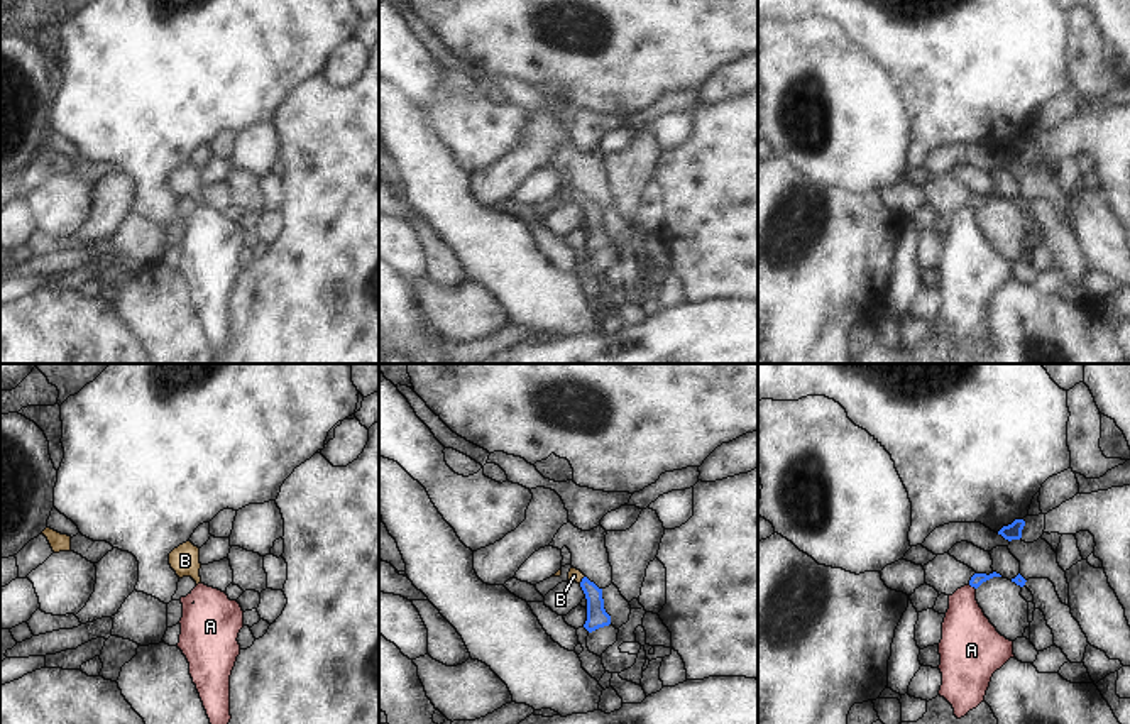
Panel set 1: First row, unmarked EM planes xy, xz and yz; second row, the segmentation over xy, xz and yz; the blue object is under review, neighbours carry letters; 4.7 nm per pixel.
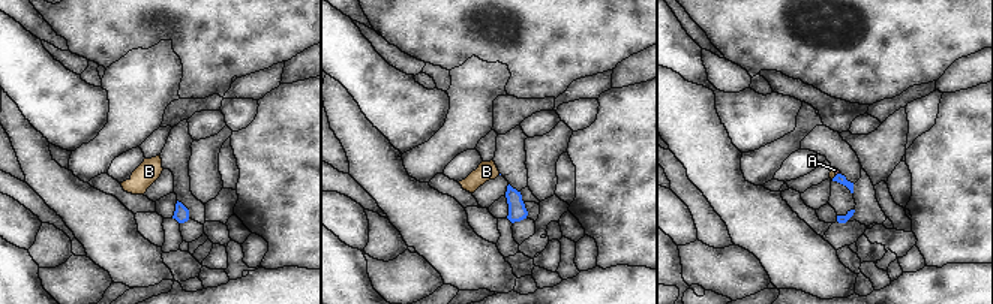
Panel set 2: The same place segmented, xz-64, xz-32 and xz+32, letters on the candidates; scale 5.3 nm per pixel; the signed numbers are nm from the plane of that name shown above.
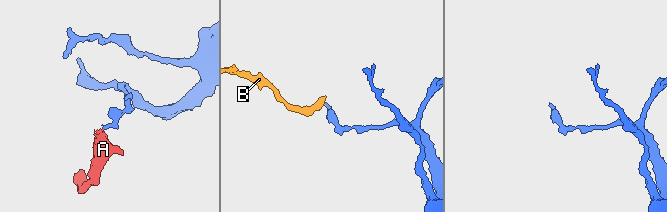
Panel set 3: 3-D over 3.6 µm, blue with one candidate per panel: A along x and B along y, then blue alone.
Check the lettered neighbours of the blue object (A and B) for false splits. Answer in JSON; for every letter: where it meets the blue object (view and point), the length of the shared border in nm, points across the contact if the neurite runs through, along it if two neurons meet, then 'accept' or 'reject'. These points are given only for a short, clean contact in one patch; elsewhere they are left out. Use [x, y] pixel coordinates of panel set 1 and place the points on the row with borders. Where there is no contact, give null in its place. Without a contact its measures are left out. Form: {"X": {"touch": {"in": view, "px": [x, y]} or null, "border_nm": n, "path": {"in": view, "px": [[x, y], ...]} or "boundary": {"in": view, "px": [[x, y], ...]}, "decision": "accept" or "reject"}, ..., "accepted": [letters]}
{"A": {"touch": {"in": "yz", "px": [971, 586]}, "border_nm": 50, "boundary": {"in": "yz", "px": [[968, 584], [975, 589]]}, "decision": "reject"}, "B": {"touch": {"in": "xz", "px": [582, 579]}, "border_nm": 50, "path": {"in": "xz", "px": [[597, 618], [594, 594], [582, 579], [574, 575]]}, "decision": "accept"}, "accepted": ["B"]}

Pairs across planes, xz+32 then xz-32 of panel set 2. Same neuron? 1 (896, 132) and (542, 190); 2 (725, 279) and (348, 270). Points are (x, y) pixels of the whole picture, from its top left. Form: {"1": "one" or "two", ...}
{"1": "one", "2": "two"}

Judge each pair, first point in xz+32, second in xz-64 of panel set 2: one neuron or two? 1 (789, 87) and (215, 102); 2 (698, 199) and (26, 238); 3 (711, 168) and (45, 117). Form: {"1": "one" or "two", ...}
{"1": "one", "2": "two", "3": "two"}

